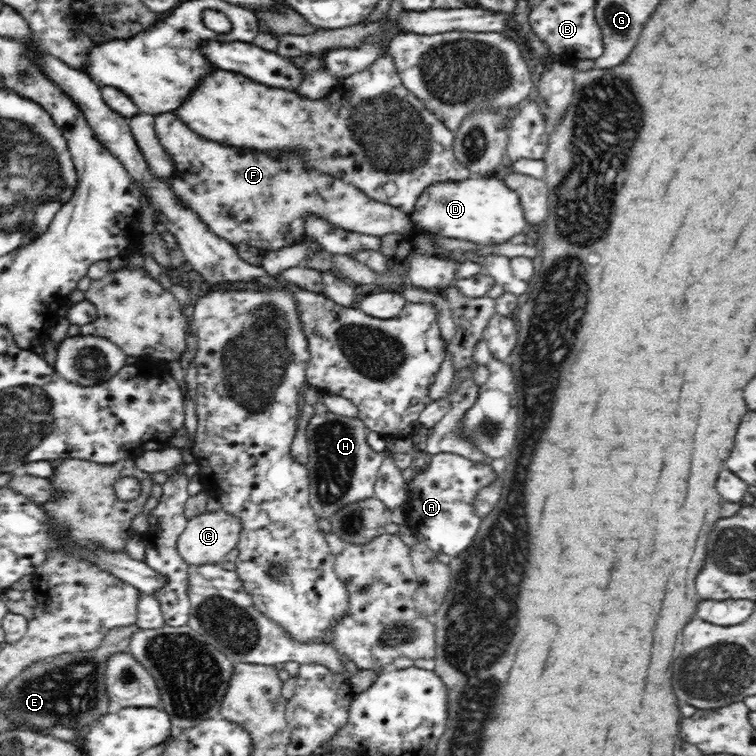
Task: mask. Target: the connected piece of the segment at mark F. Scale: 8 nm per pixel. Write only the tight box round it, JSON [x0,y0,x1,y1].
[155,113,415,252]

